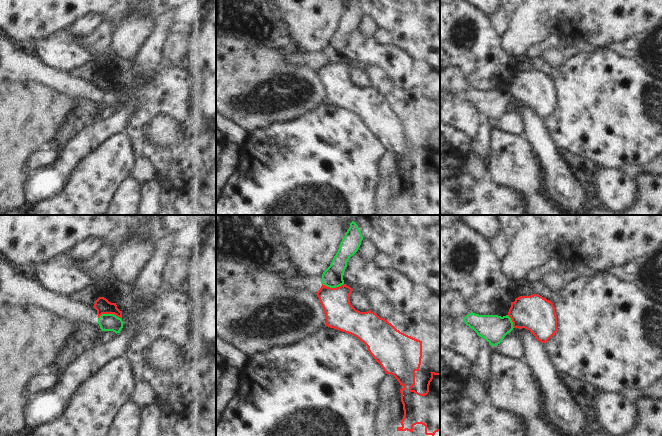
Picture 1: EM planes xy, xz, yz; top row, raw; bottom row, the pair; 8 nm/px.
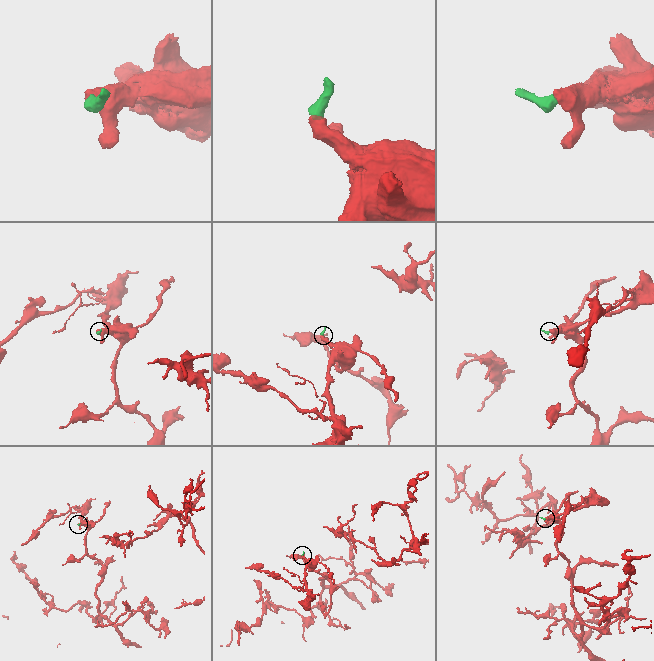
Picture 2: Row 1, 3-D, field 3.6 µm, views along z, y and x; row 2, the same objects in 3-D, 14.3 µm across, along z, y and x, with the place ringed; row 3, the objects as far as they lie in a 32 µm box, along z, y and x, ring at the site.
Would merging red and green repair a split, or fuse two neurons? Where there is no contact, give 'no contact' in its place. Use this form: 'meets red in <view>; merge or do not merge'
meets red in xy; do not merge

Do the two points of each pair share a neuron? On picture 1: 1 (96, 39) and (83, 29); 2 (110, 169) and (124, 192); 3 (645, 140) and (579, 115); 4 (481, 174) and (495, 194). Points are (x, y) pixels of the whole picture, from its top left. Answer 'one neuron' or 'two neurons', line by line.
1: two neurons
2: two neurons
3: one neuron
4: two neurons

